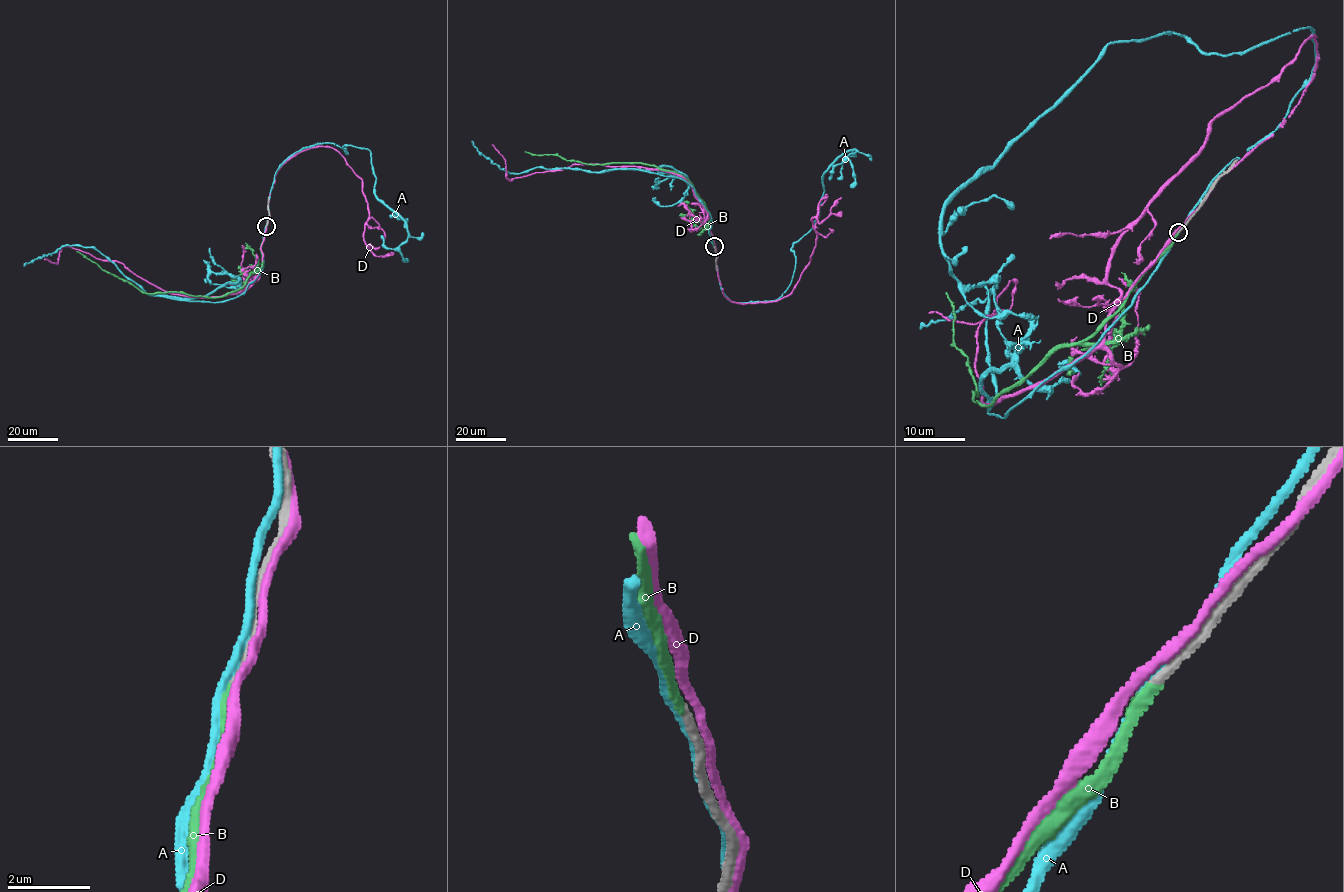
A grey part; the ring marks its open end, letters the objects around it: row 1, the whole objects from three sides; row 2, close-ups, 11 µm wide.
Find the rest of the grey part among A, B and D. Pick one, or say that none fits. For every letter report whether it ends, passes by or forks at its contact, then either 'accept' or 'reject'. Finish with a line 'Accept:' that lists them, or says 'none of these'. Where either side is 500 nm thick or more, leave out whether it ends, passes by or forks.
A: it passes by; reject
B: it ends; accept
D: it passes by; reject
Accept: B

